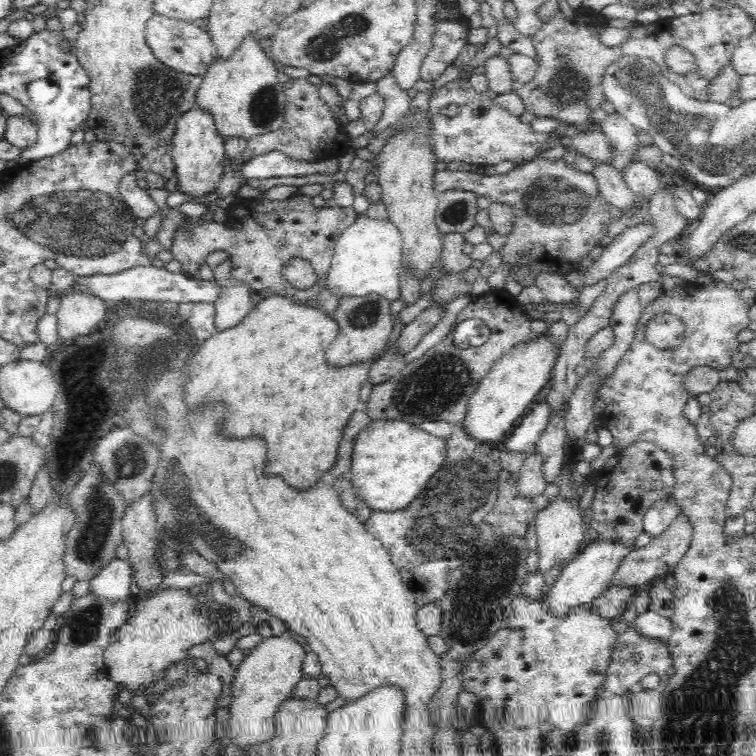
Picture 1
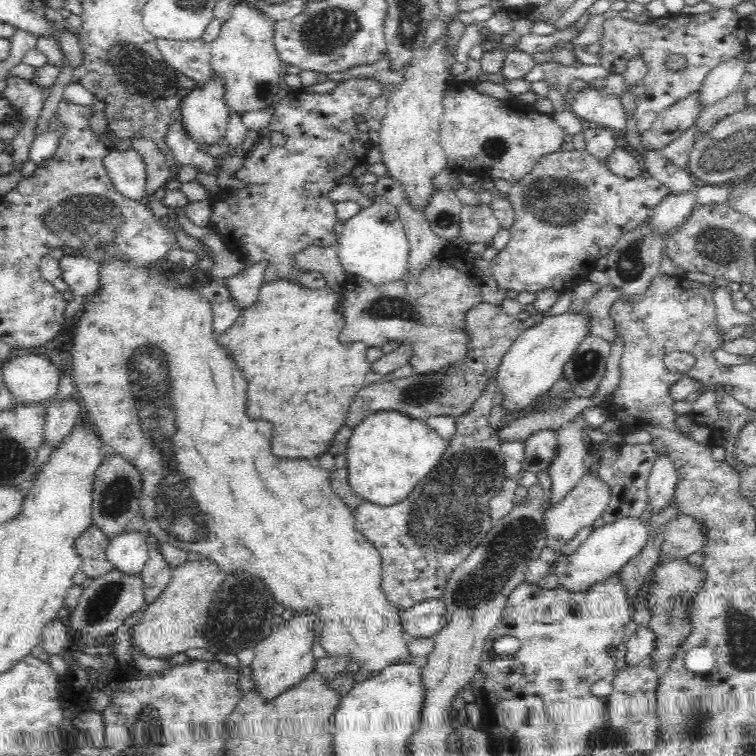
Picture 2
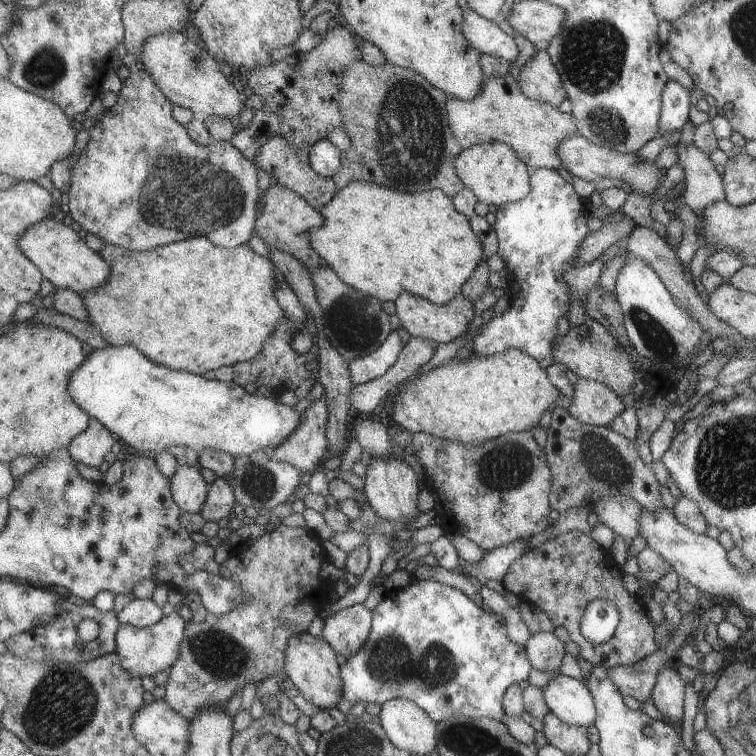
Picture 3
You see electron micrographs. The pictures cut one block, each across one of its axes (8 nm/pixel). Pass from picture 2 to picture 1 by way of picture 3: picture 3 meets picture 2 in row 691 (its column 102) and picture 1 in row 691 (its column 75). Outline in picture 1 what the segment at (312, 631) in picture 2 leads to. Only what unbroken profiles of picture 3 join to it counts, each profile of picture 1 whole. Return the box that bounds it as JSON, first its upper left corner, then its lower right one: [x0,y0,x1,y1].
[218,634,307,749]

